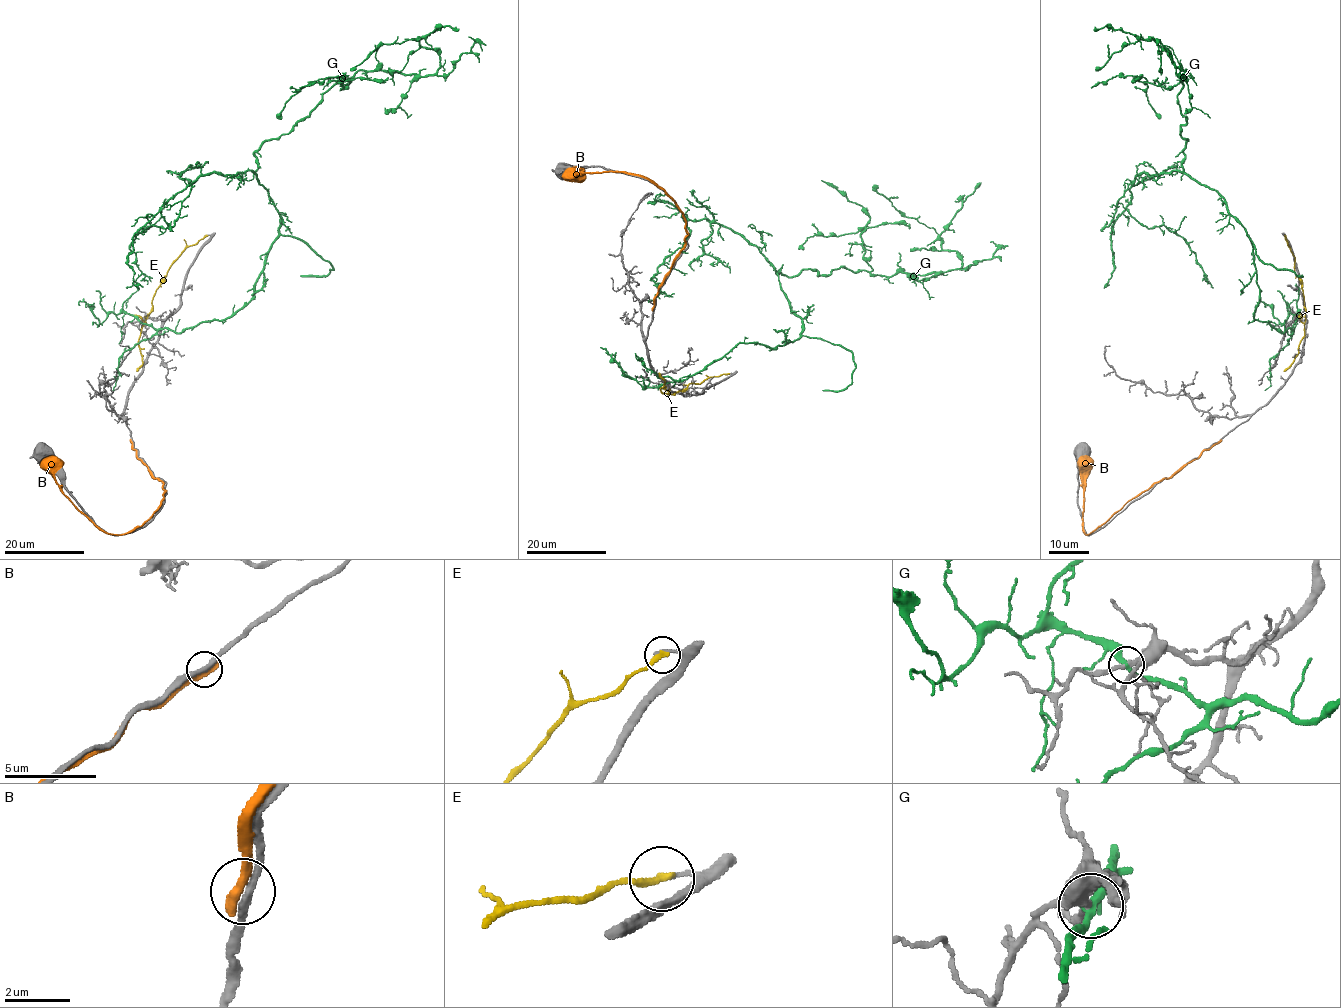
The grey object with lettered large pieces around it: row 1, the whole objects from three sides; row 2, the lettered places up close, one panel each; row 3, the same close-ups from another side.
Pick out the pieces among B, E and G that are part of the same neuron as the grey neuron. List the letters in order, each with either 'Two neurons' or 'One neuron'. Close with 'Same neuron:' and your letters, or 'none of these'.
B: Two neurons
E: Two neurons
G: Two neurons
Same neuron: none of these

